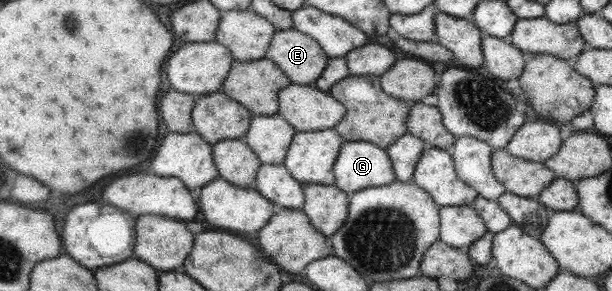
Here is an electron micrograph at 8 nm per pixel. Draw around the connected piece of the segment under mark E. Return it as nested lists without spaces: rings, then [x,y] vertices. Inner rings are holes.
[[[293,28],[276,30],[265,57],[277,65],[291,84],[297,85],[313,85],[329,58],[313,38]]]

